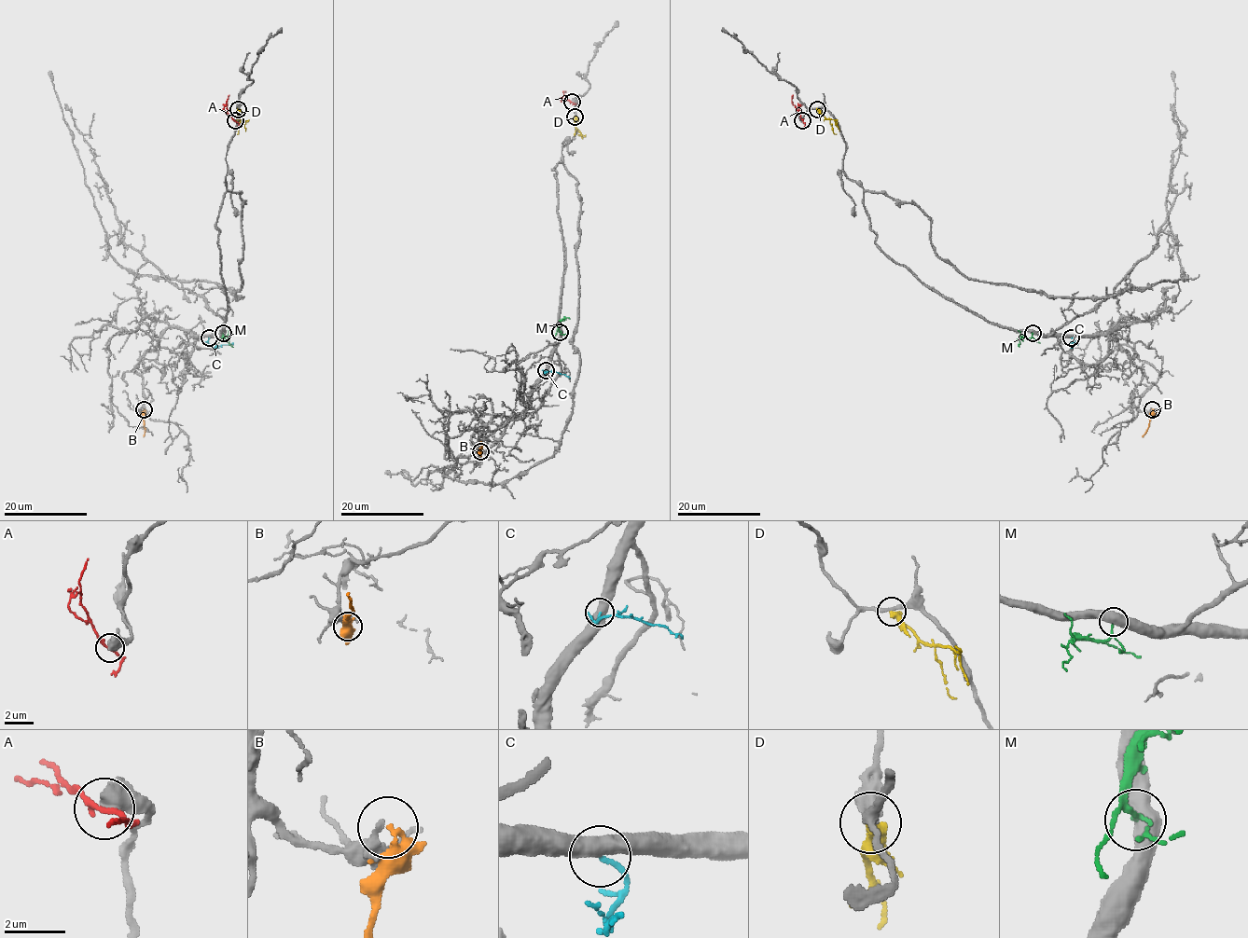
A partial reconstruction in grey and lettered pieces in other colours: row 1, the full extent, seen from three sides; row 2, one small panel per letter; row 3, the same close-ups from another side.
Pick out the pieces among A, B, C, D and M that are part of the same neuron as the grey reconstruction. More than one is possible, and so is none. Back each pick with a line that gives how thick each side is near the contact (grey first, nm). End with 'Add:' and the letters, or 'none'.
C: 550/150 nm
Add: C

